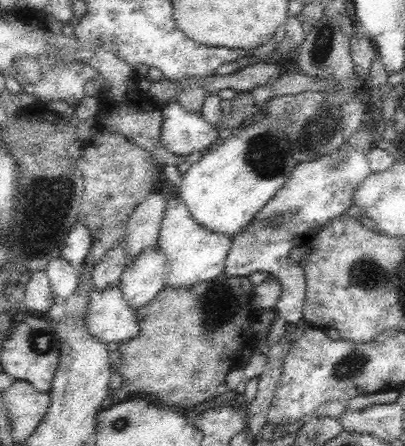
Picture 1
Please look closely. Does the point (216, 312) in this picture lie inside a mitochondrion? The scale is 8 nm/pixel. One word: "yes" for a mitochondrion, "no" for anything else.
yes

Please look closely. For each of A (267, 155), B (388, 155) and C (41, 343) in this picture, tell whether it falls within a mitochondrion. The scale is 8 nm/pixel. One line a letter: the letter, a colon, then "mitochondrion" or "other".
A: mitochondrion
B: other
C: mitochondrion

